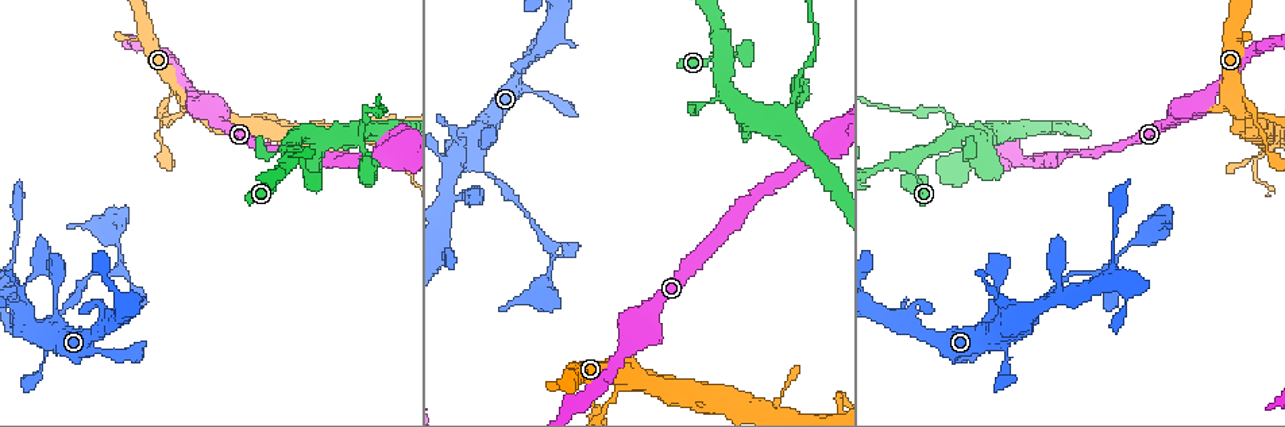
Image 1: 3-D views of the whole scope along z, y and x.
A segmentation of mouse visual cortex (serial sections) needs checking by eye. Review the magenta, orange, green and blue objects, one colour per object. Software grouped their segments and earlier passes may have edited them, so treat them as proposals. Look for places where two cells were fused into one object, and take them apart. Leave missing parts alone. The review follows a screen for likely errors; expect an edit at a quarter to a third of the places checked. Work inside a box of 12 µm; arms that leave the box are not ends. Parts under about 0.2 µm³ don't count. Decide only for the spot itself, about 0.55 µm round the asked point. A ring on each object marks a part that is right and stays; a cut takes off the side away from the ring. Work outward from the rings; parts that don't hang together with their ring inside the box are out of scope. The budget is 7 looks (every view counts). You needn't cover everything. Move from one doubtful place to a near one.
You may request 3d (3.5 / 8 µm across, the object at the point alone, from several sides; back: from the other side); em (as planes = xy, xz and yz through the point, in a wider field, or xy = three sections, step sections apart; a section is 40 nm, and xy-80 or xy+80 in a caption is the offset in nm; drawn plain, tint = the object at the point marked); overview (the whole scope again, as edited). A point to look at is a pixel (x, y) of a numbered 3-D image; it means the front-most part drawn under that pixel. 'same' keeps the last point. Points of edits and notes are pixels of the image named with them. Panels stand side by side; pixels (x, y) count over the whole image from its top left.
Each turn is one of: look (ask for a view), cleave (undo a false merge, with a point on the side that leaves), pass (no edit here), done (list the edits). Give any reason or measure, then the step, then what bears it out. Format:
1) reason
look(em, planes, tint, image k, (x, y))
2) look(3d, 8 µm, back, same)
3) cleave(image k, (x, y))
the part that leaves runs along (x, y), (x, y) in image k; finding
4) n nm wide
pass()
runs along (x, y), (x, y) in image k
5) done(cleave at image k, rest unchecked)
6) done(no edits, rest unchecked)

thin neck
look(3d, 3.5 µm, image 1, (490, 174))

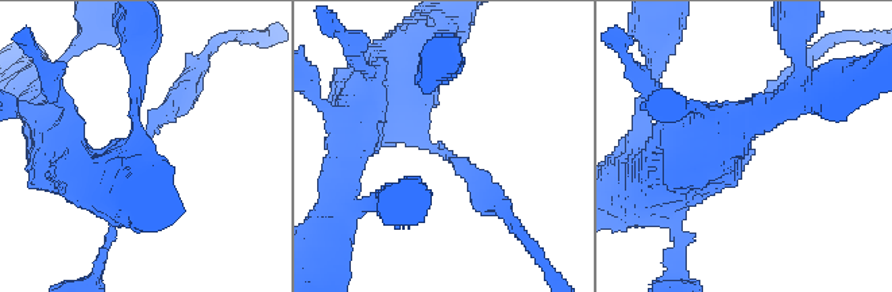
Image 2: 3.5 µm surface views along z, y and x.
arms of 250, 300 nm; need the tissue
look(em, planes, tint, image 2, (448, 156))

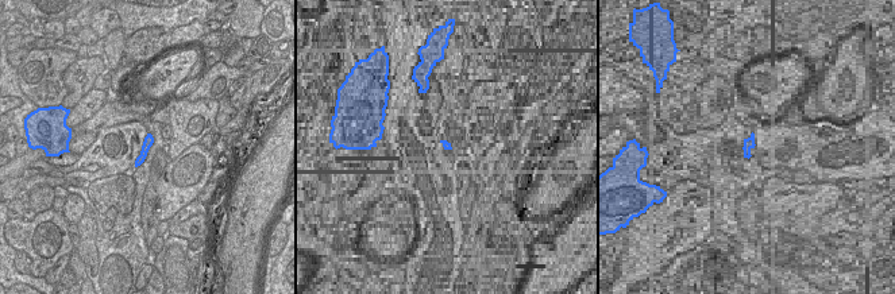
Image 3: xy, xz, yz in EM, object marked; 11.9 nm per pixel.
cleave(image 2, (158, 118))
two cells meet here

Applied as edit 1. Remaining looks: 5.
see it whole again
look(overview)

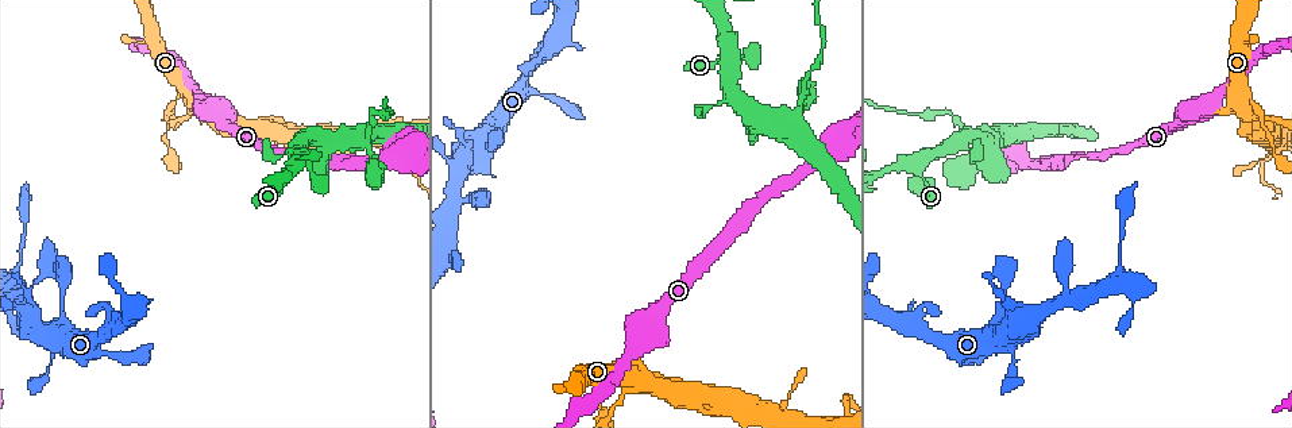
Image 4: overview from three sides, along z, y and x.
looks like a crossing
look(3d, 3.5 µm, back, image 4, (791, 122))

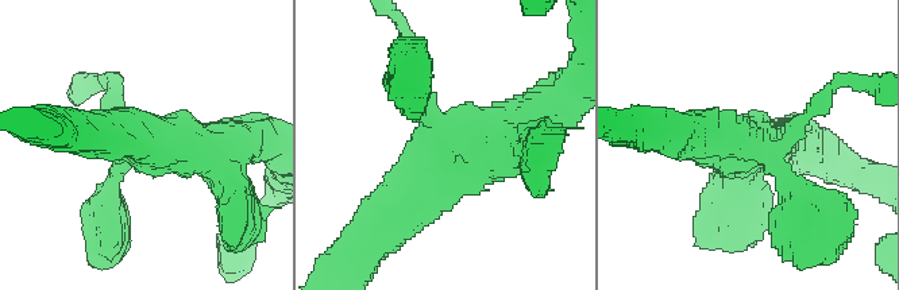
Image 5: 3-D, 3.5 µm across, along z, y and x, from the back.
look(em, xy, step 1, tint, image 5, (752, 141))

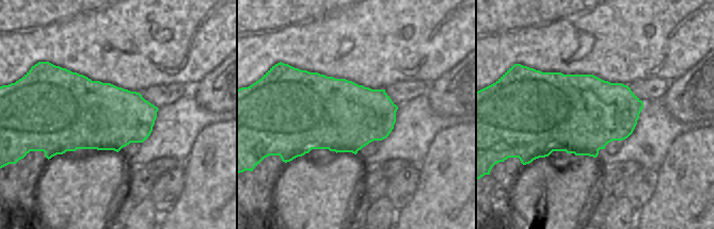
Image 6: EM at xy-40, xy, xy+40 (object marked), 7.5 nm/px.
550 nm wide
cleave(image 5, (105, 100))
the part that leaves runs along (786, 138), (838, 80), (879, 80) in image 5; two cells meet here

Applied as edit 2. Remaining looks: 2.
done(cleave at image 2, cleave at image 5, rest unchecked)

